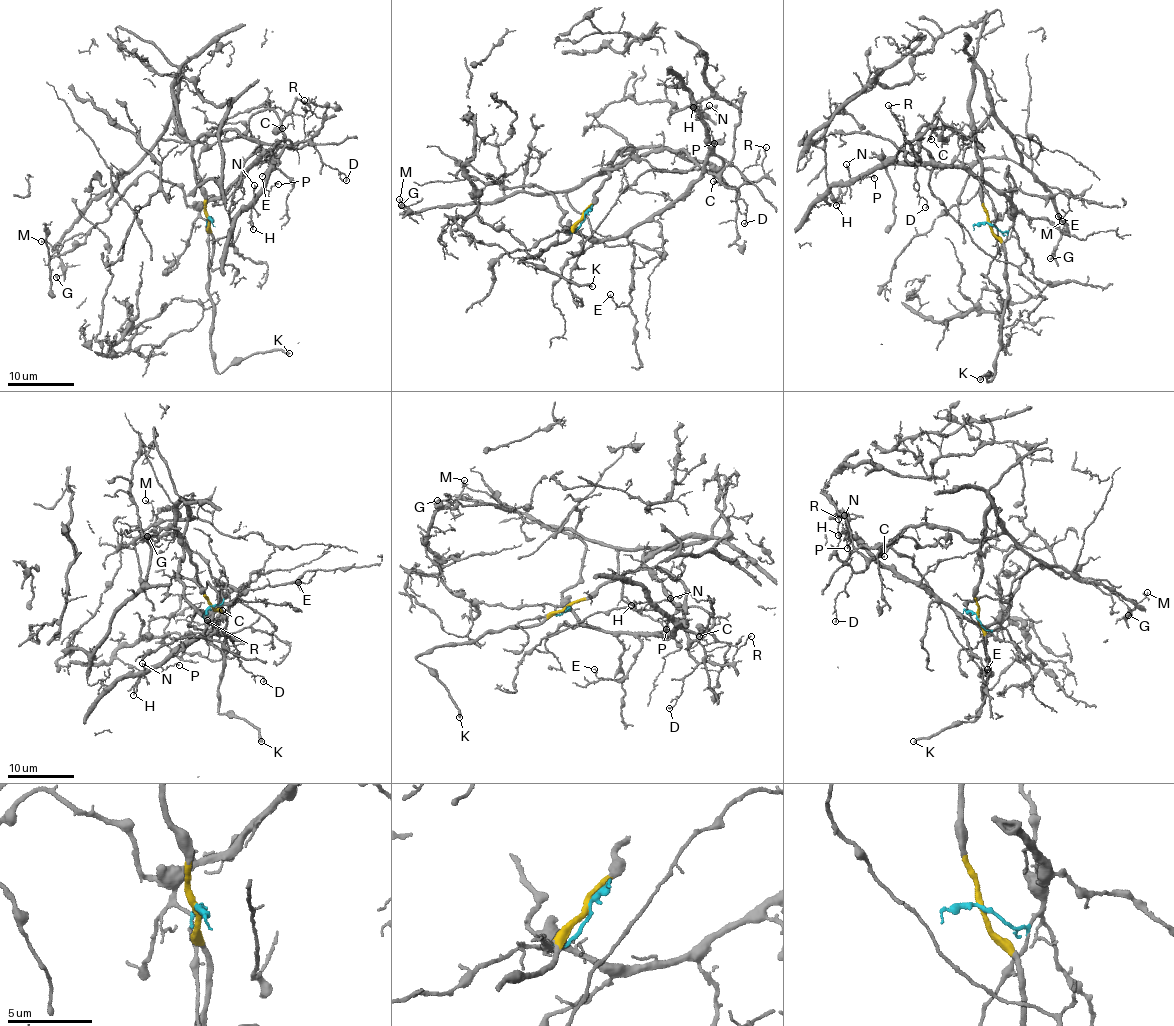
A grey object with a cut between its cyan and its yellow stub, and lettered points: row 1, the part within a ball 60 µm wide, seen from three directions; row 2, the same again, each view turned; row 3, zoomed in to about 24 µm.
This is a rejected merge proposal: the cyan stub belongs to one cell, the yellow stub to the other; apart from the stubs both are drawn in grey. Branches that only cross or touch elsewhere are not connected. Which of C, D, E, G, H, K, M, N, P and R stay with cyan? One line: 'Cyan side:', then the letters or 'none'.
Cyan side: C, E, H, N, P

